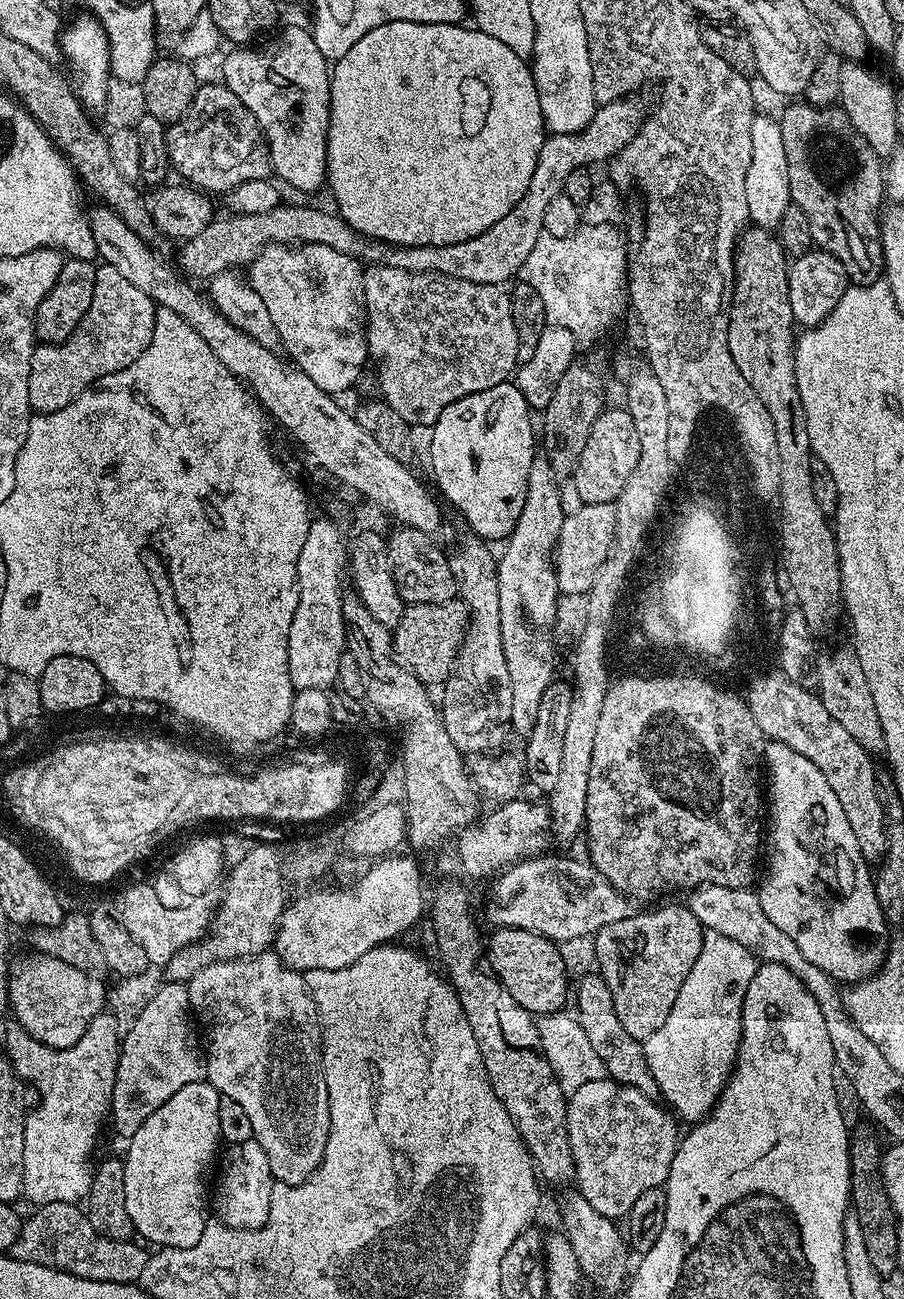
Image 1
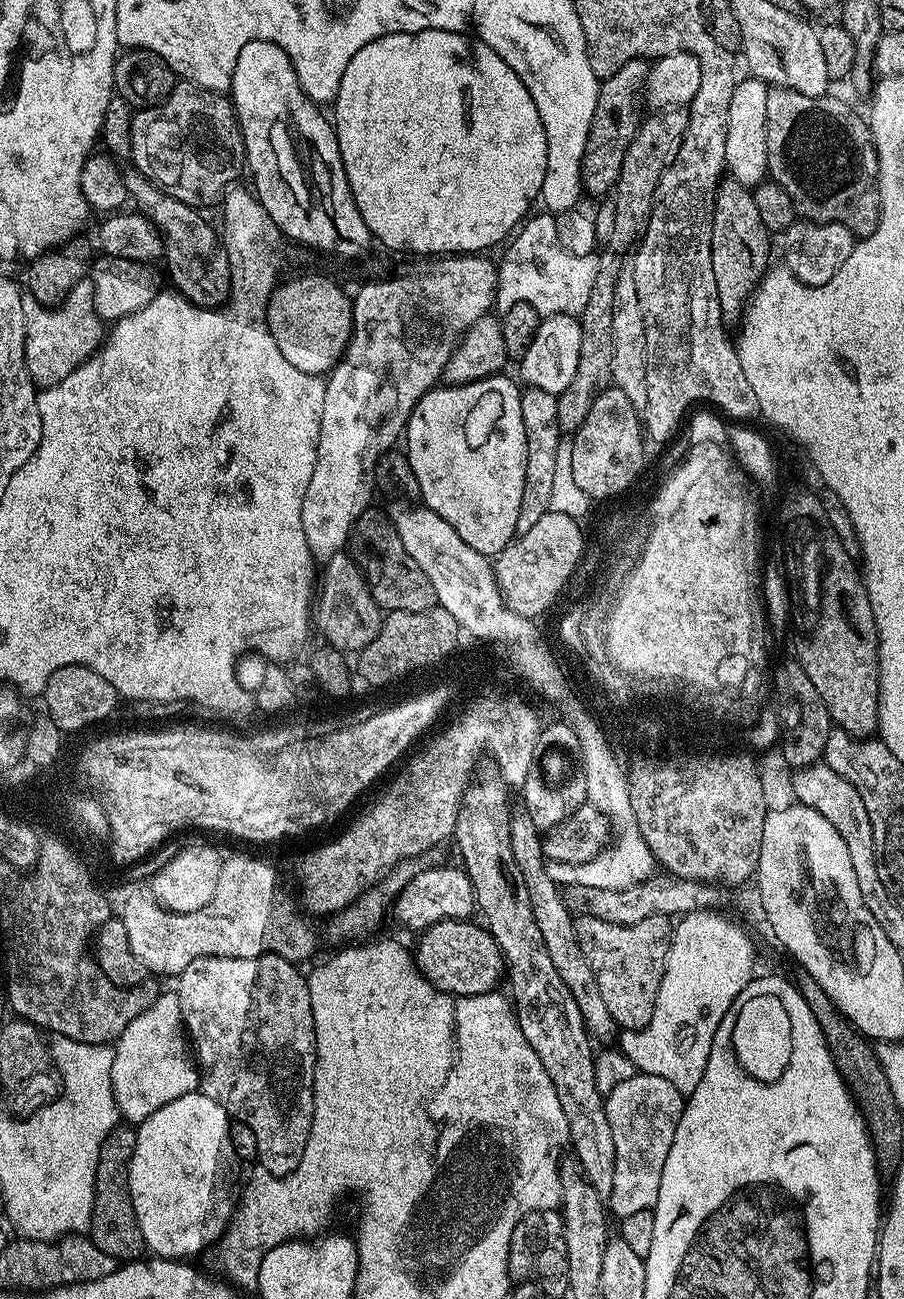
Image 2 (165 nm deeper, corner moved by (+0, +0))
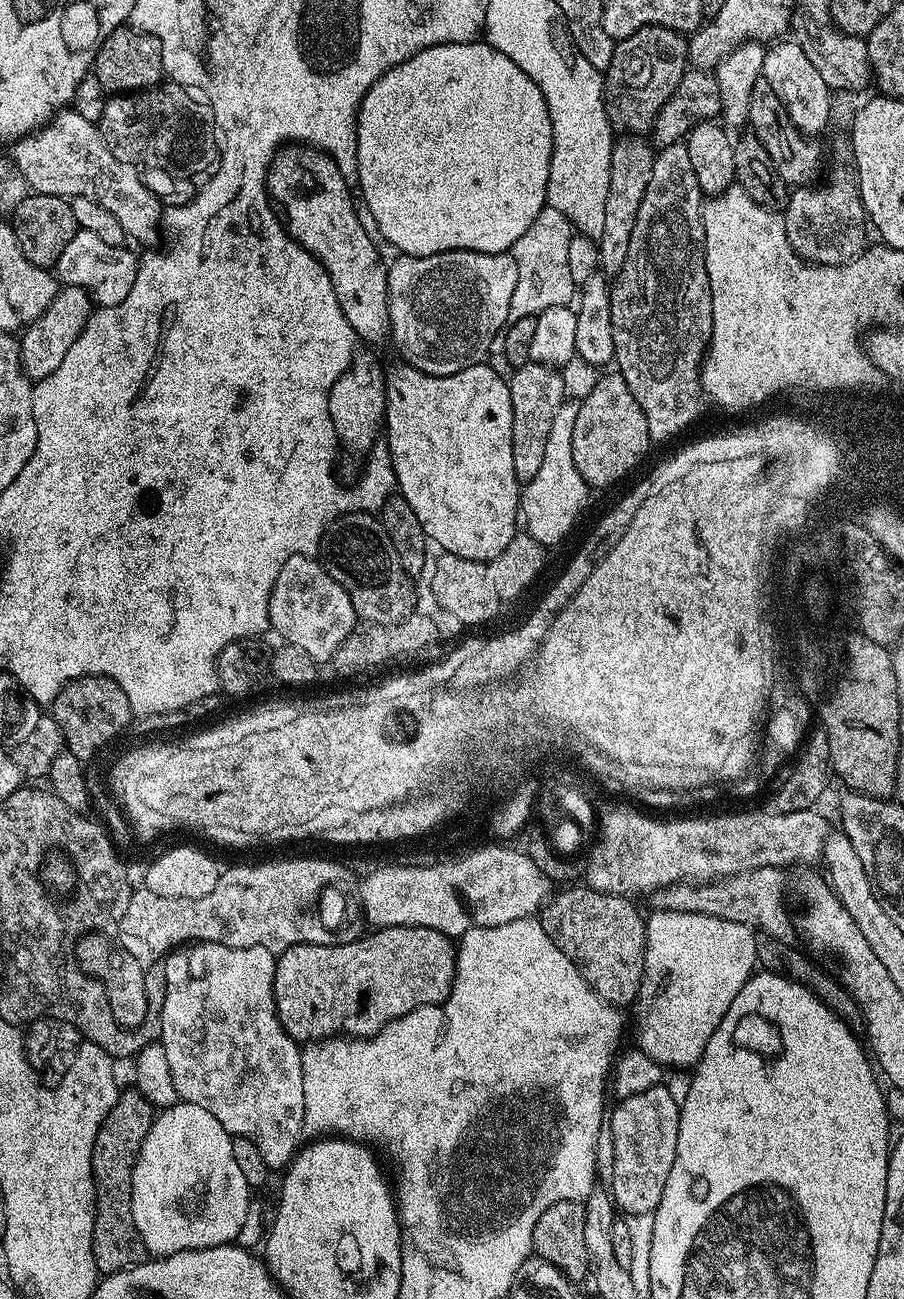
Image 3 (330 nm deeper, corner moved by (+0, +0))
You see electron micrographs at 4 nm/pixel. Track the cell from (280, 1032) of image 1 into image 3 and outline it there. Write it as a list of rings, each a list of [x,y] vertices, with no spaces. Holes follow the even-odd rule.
[[[193,942],[181,946],[168,953],[163,961],[166,970],[166,998],[162,1002],[162,1022],[160,1023],[159,1043],[166,1050],[166,1062],[170,1065],[170,1076],[174,1078],[174,1088],[177,1097],[185,1104],[202,1106],[202,1110],[210,1110],[218,1122],[233,1137],[250,1138],[265,1158],[269,1170],[287,1169],[293,1156],[296,1155],[304,1136],[304,1095],[302,1094],[302,1051],[301,1045],[292,1039],[282,1026],[280,1016],[276,1013],[276,999],[274,998],[274,970],[276,969],[277,953],[266,946],[226,946],[225,944],[206,944]]]

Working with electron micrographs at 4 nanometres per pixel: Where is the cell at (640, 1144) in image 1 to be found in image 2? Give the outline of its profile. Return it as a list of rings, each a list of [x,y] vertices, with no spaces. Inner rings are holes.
[[[641,1072],[616,1086],[605,1099],[610,1134],[614,1134],[614,1186],[606,1197],[613,1217],[653,1210],[658,1202],[658,1186],[662,1186],[662,1166],[674,1143],[674,1130],[682,1118],[685,1093],[678,1091],[666,1078]]]

